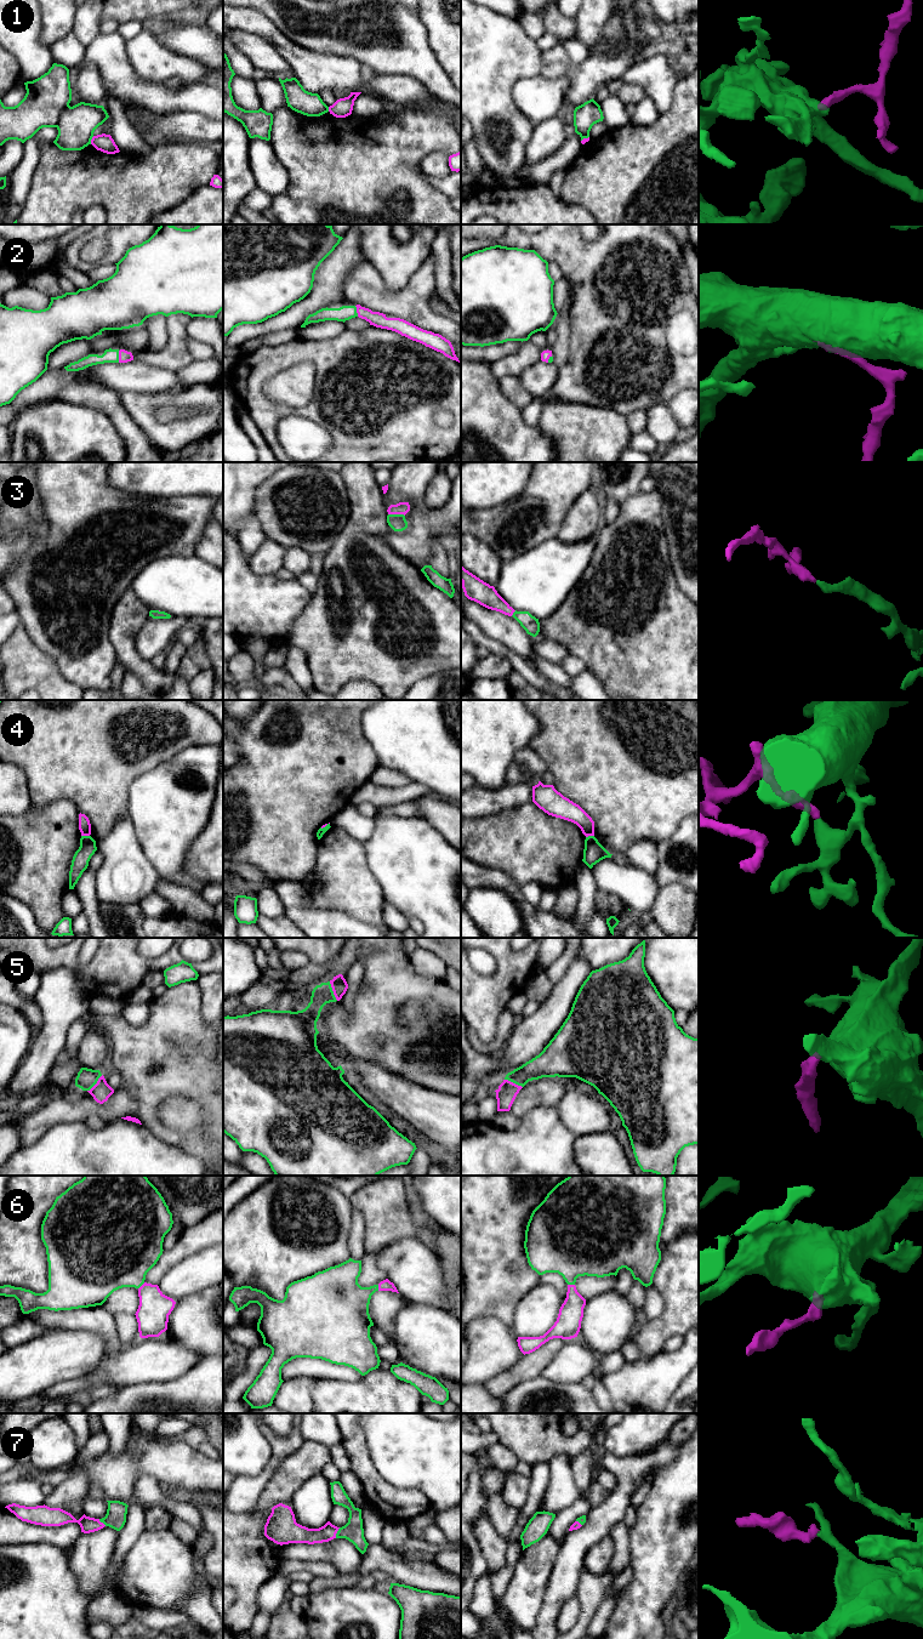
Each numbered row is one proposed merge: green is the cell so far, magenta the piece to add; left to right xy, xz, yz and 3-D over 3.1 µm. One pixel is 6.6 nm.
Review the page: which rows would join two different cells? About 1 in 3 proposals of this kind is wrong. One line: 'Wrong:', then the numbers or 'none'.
Wrong: 1, 4

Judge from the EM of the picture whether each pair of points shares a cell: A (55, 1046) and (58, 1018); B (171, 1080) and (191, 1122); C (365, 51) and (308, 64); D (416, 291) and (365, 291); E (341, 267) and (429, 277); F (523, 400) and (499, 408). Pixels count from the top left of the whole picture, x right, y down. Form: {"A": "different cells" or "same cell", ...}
{"A": "same cell", "B": "different cells", "C": "different cells", "D": "same cell", "E": "different cells", "F": "different cells"}

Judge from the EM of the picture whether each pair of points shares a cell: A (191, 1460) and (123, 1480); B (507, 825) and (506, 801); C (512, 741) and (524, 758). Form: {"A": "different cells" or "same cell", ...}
{"A": "same cell", "B": "different cells", "C": "different cells"}

